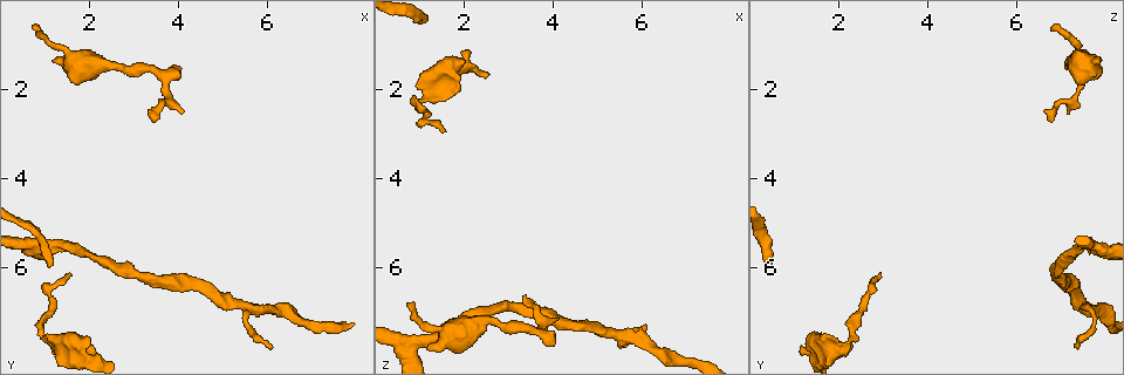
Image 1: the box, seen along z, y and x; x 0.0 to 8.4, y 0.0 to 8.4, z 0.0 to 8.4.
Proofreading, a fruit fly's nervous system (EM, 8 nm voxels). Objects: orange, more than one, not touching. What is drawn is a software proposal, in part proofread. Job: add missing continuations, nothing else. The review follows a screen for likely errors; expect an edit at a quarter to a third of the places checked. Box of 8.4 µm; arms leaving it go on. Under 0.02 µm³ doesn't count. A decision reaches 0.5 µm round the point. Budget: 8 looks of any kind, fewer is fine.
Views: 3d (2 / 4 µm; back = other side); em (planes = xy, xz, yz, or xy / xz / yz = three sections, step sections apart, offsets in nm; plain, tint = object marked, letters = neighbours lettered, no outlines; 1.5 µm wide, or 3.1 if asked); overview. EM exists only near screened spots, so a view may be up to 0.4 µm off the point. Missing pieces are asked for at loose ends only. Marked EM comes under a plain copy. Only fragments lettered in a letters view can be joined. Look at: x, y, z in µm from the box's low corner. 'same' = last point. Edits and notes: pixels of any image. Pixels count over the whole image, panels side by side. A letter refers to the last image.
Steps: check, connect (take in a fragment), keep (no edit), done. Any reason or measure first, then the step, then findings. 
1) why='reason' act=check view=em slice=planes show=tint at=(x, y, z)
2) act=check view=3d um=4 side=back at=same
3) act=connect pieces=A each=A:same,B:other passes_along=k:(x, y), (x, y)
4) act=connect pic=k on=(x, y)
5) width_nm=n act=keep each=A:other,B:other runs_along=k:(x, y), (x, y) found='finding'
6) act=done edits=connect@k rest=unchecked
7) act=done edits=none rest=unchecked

why='an open end' act=check view=3d um=2 side=back at=(4.05, 1.55, 7.70)

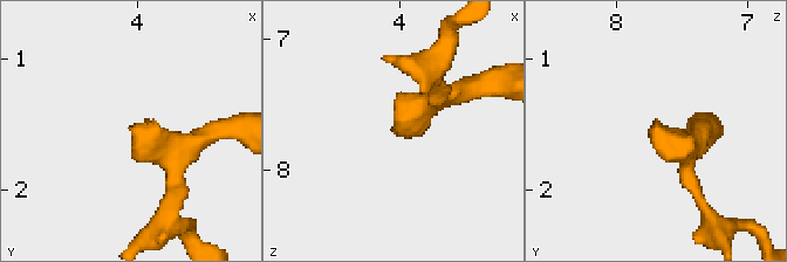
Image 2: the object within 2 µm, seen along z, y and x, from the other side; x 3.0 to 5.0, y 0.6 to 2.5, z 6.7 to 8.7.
why='now the EM' act=check view=em slice=yz step=8 show=letters at=(4.06, 1.50, 7.72)

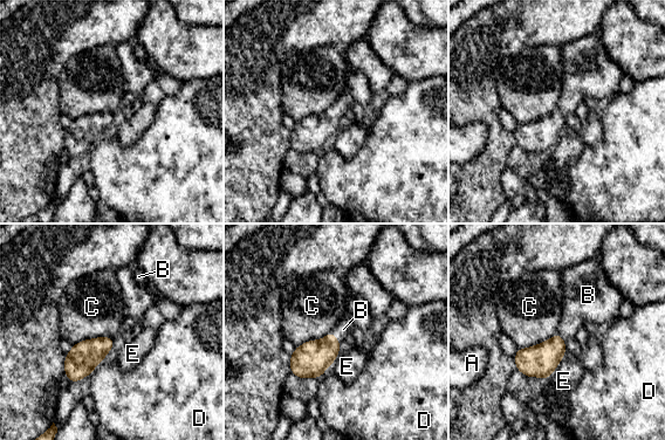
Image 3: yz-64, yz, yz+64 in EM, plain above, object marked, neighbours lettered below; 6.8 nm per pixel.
act=check view=em slice=planes show=letters at=same

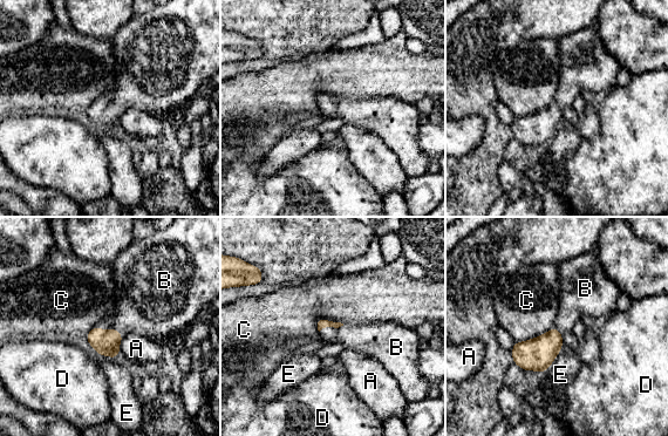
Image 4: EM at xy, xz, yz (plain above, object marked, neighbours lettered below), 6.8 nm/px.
act=connect pieces=B each=A:other,B:same,C:other,D:other,E:other passes_along=4:(106, 342), (110, 328), (142, 311) found='it goes on there'

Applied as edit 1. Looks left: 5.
why='see it whole again' act=check view=overview

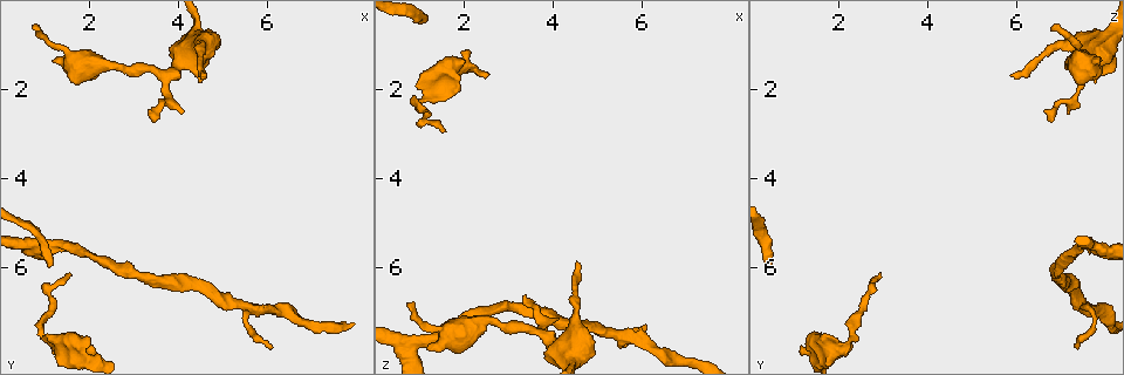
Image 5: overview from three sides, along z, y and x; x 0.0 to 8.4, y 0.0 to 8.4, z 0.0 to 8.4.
why='end of a long branch' act=check view=3d um=2 at=(0.75, 0.60, 6.75)

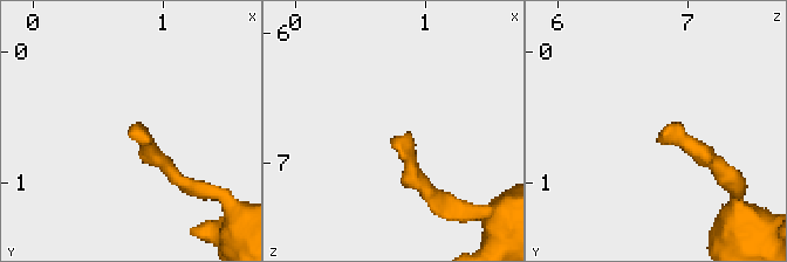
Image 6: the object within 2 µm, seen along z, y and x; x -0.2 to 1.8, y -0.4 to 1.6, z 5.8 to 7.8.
act=check view=em slice=planes show=tint at=(0.80, 0.60, 6.78)

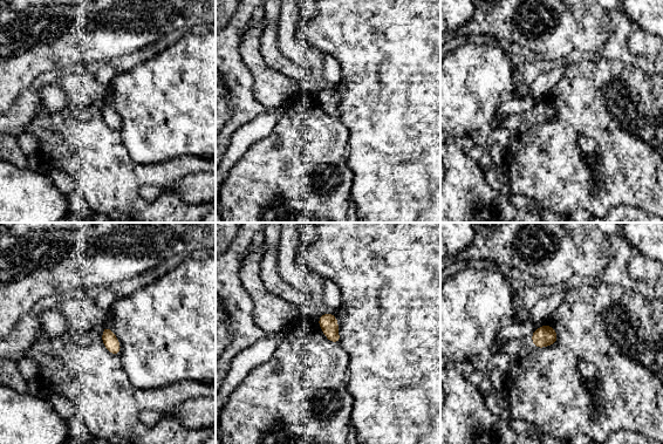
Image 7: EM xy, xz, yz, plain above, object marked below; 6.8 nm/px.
why='what lies round it' act=check view=em slice=planes show=letters at=same

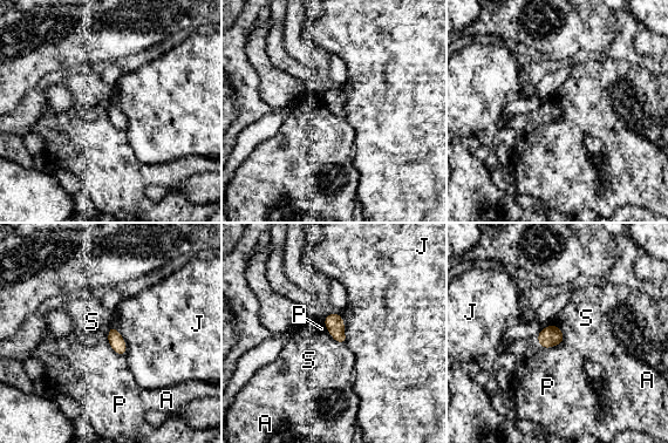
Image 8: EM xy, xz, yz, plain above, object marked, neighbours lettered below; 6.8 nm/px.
width_nm=120 act=keep each=A:other,J:other,P:other,S:other border=8:(339, 313), (343, 321), (346, 343) found='no lettered fragment goes on from it'

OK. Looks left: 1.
act=done edits=connect@4 rest=unchecked

